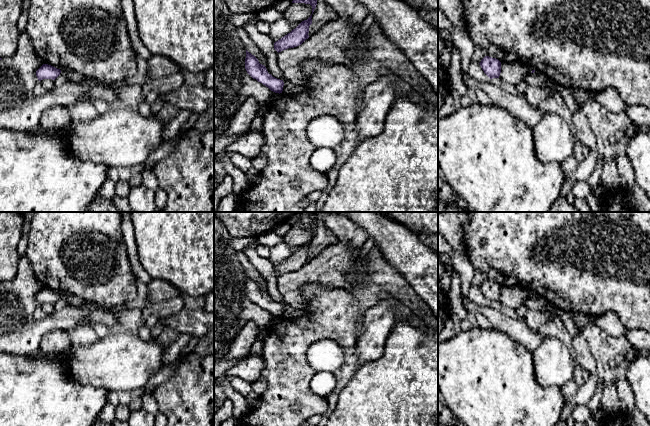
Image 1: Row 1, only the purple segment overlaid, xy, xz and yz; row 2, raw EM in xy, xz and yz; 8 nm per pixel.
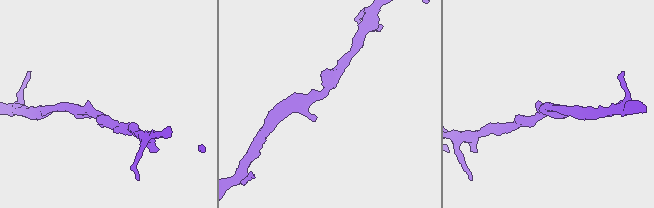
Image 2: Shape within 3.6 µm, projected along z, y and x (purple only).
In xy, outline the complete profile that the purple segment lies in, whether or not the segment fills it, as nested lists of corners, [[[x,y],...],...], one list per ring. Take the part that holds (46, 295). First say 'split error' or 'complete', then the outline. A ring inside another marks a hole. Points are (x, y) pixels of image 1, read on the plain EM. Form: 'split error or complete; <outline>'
complete; [[[43,288],[37,295],[36,300],[39,305],[43,303],[55,304],[61,297],[60,293],[57,293],[51,289]]]

